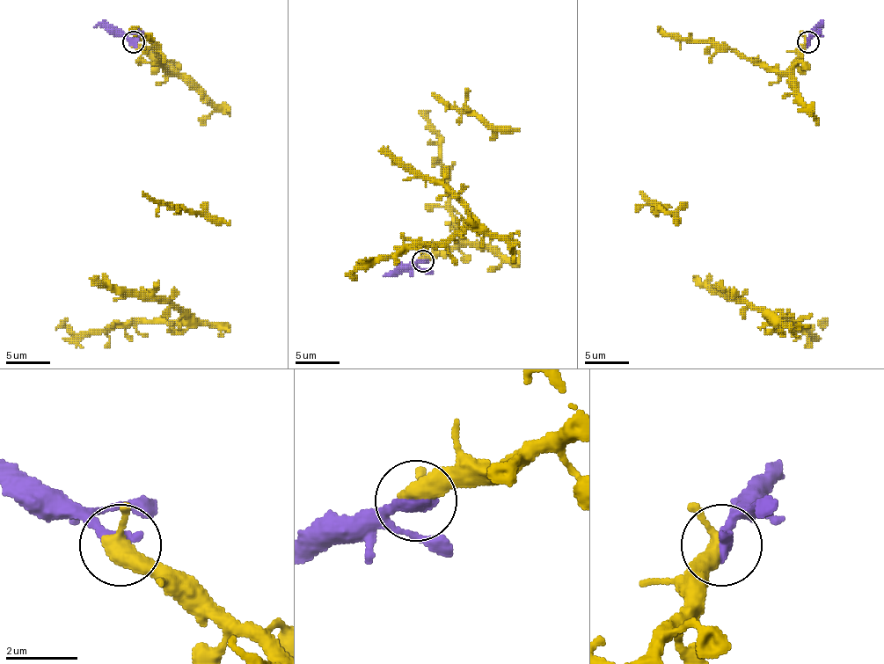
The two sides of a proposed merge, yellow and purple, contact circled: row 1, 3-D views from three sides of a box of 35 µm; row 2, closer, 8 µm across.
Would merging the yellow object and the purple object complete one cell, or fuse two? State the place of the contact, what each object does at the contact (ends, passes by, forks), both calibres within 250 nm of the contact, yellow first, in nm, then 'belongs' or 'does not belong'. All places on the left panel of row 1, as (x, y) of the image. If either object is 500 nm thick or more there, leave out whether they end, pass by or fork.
at (134, 42); yellow passes by; purple ends there; 400 nm thick on the yellow side, 480 nm on the other; belongs

